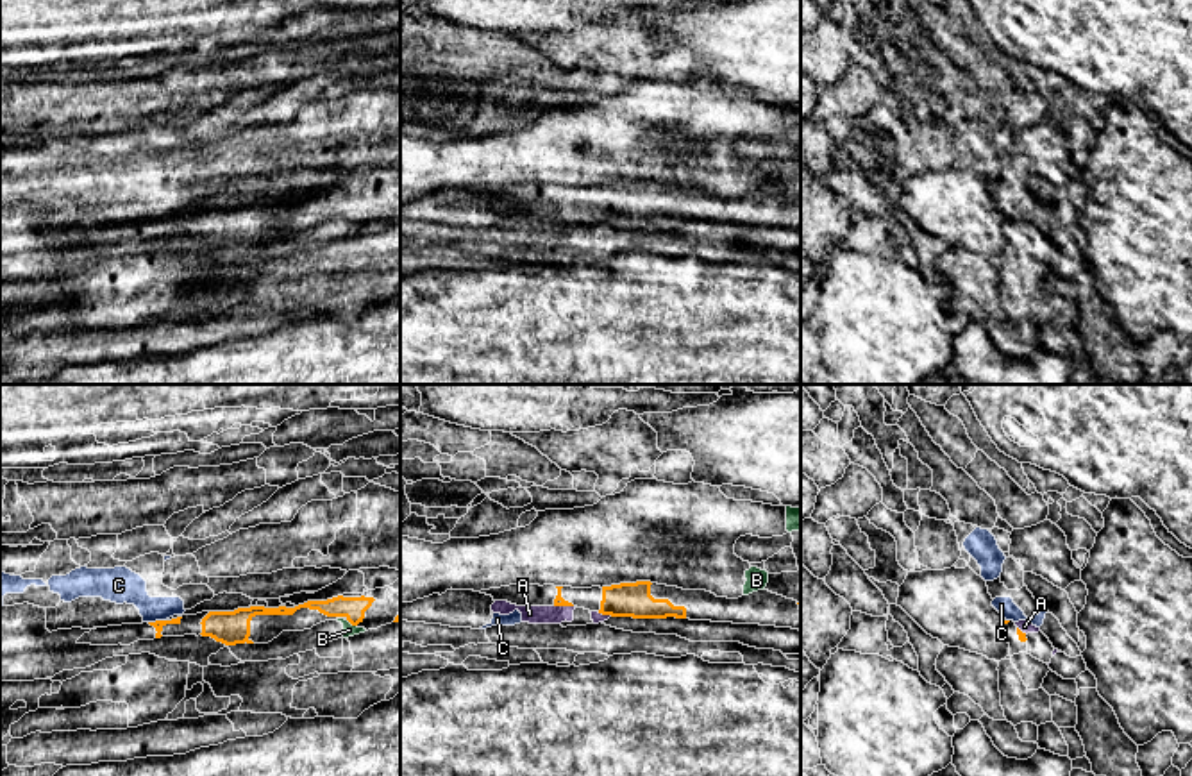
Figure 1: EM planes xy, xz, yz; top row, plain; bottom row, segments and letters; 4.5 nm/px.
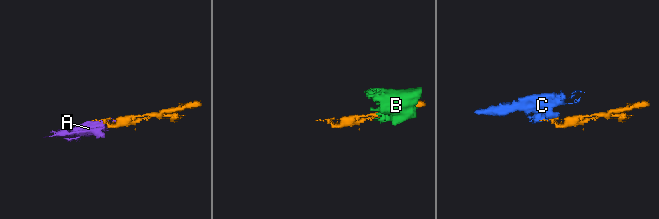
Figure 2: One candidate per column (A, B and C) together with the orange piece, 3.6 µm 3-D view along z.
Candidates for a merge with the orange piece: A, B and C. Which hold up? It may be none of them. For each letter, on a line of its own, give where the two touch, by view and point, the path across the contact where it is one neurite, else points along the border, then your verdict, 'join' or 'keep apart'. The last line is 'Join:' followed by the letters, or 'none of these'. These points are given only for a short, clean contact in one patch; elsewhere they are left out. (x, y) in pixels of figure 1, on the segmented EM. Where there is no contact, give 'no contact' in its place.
A: meets orange in xz at (563, 605); runs through xz (558, 601), (563, 605), (554, 614), (529, 614); join
B: meets orange in xy at (352, 624); keep apart
C: meets orange in xy at (156, 621); border along xy (165, 619), (149, 623); keep apart
Join: A

